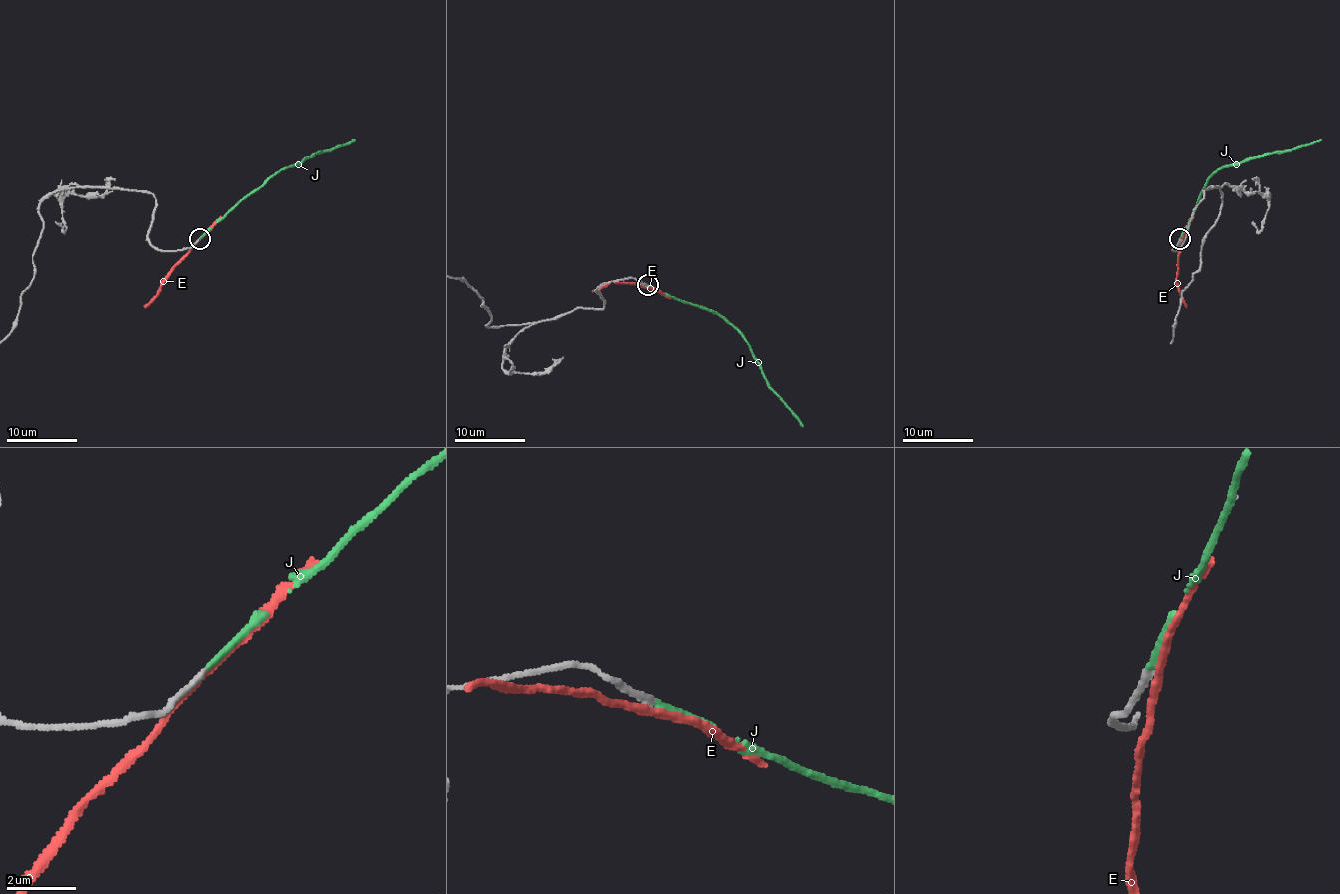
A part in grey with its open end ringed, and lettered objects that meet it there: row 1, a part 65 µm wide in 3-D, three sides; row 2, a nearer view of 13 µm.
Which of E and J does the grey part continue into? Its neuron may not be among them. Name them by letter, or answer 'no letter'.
J

